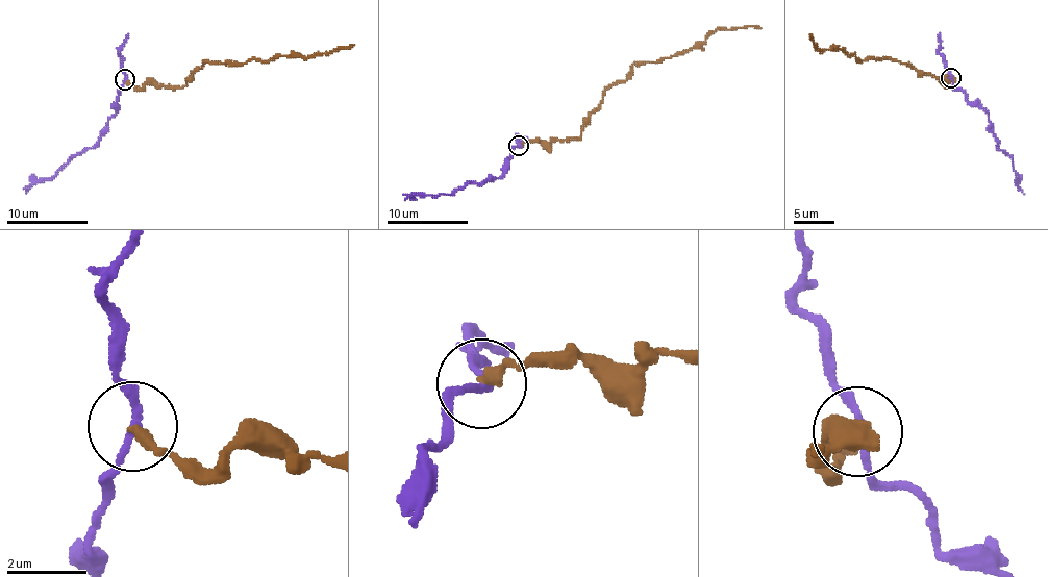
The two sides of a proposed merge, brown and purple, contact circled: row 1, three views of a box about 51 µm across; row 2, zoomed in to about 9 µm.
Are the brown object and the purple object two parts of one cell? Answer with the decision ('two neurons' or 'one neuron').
two neurons

